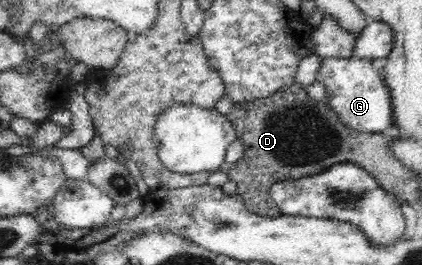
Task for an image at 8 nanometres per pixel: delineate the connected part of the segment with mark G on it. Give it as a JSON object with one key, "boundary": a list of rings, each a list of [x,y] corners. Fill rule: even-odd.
{"boundary":[[[322,57],[315,81],[325,87],[325,101],[341,123],[359,133],[391,131],[392,103],[378,66],[369,59]]]}

